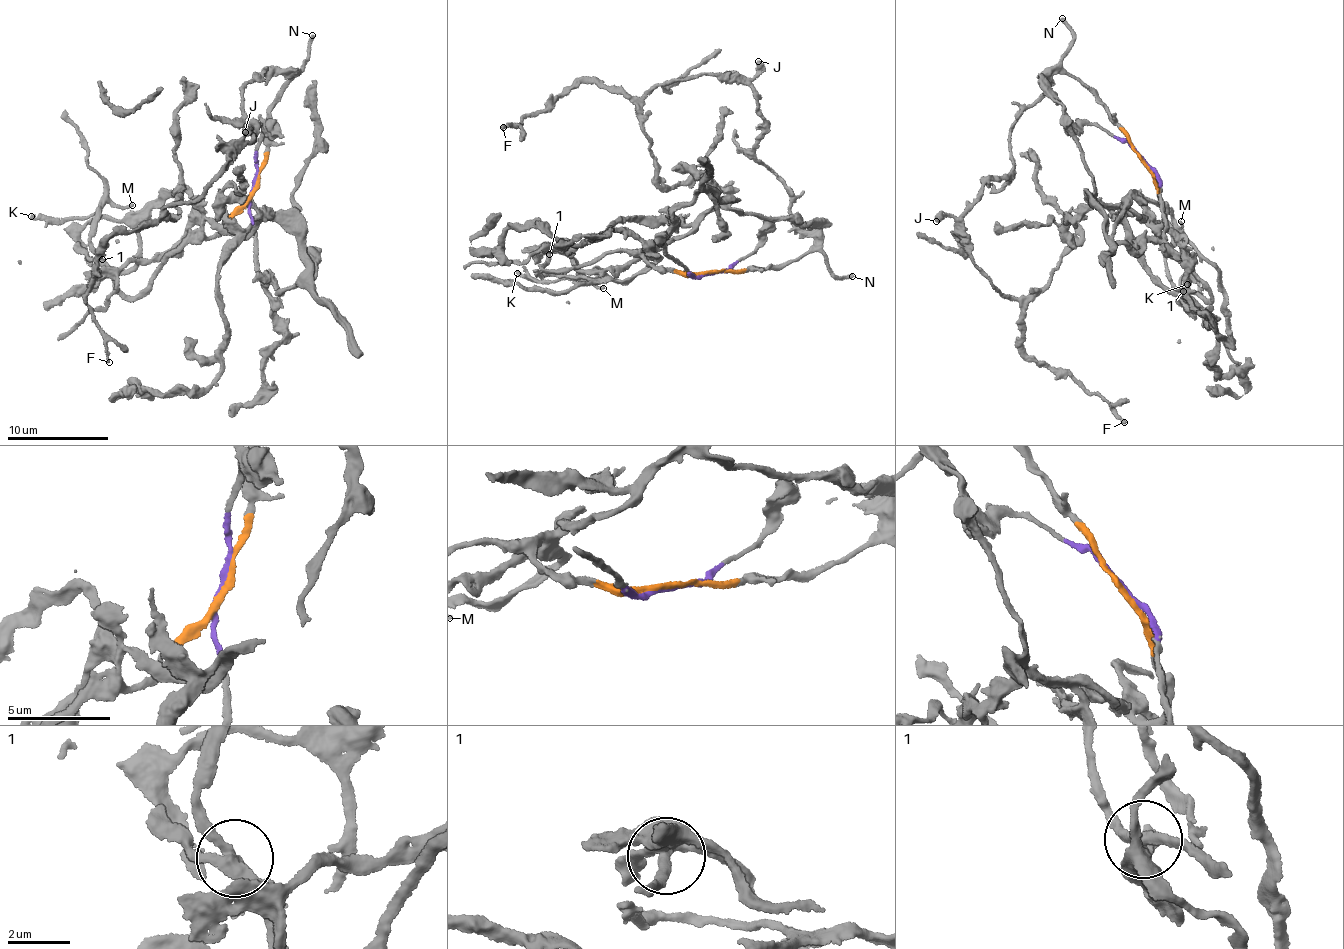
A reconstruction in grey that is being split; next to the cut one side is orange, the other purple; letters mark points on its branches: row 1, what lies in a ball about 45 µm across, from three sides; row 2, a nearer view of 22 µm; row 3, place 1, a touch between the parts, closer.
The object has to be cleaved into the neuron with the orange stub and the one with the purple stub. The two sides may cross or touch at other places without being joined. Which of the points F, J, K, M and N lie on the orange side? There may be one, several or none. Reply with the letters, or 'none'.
F, J, K, M, N

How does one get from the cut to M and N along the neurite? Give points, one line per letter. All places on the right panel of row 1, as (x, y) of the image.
M: (1142, 159), (1165, 212), (1160, 242), (1206, 284), (1211, 295), (1202, 299), (1172, 283), (1166, 254), (1181, 222)
N: (1142, 159), (1106, 105), (1062, 66), (1072, 36), (1062, 17)

